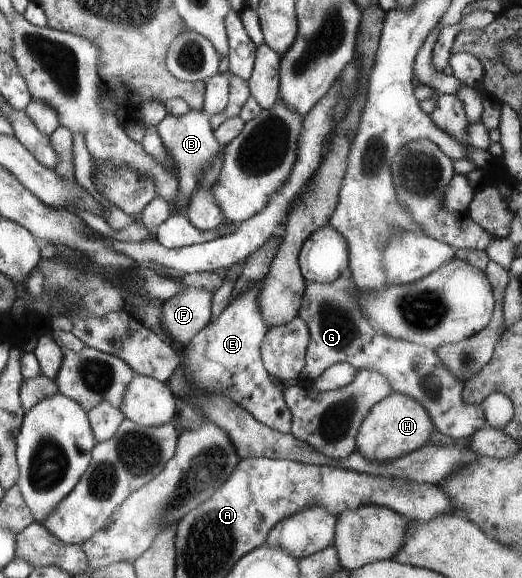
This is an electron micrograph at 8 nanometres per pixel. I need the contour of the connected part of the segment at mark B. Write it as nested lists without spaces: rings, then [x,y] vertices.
[[[203,109],[188,111],[180,117],[165,113],[162,121],[155,125],[158,135],[162,139],[162,147],[166,149],[166,153],[170,157],[170,165],[178,177],[178,195],[174,195],[174,199],[176,199],[174,212],[184,214],[188,195],[198,185],[202,171],[210,165],[210,161],[216,157],[218,151],[223,151],[223,146],[212,137],[212,129],[208,123],[209,116],[209,113],[206,113]]]

